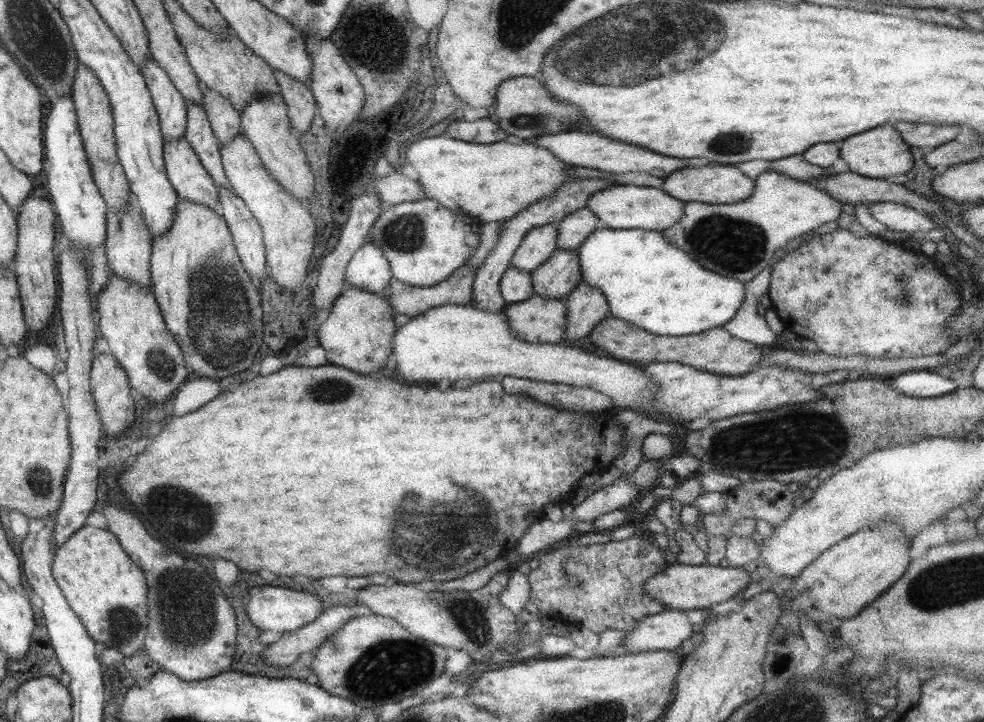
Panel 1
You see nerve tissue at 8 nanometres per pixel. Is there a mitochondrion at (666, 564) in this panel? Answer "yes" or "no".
no

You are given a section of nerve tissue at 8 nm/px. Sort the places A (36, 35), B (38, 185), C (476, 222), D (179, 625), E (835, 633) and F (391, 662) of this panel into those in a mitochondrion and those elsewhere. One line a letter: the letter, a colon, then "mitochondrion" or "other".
A: mitochondrion
B: other
C: other
D: mitochondrion
E: other
F: mitochondrion

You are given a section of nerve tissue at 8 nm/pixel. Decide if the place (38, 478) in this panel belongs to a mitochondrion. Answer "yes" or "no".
yes

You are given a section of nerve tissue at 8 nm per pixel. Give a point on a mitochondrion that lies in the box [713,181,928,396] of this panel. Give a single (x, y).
(906, 298)

